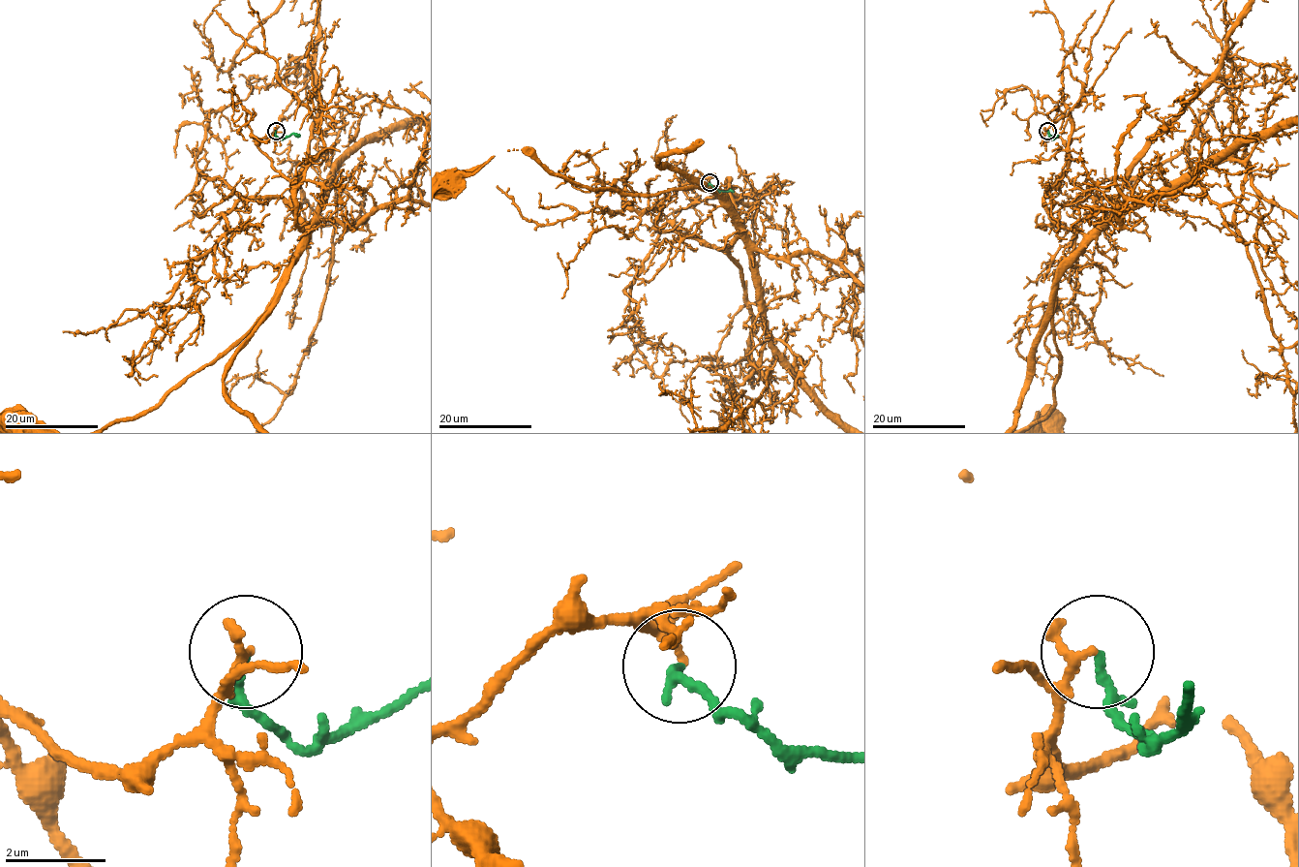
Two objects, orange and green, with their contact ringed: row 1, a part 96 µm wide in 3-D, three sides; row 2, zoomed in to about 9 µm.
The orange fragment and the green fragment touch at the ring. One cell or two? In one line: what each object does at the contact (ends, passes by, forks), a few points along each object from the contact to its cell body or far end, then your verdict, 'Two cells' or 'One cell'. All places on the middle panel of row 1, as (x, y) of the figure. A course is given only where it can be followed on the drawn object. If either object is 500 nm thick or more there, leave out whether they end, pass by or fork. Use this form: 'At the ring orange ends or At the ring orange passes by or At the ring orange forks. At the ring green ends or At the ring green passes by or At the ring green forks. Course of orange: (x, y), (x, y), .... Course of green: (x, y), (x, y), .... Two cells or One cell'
At the ring orange passes by. At the ring green passes by. Course of orange: (709, 182), (685, 194), (704, 201), (729, 179), (737, 218), (711, 191), (588, 188), (522, 152), (453, 181). Course of green: (709, 182), (714, 188), (734, 192). Two cells

